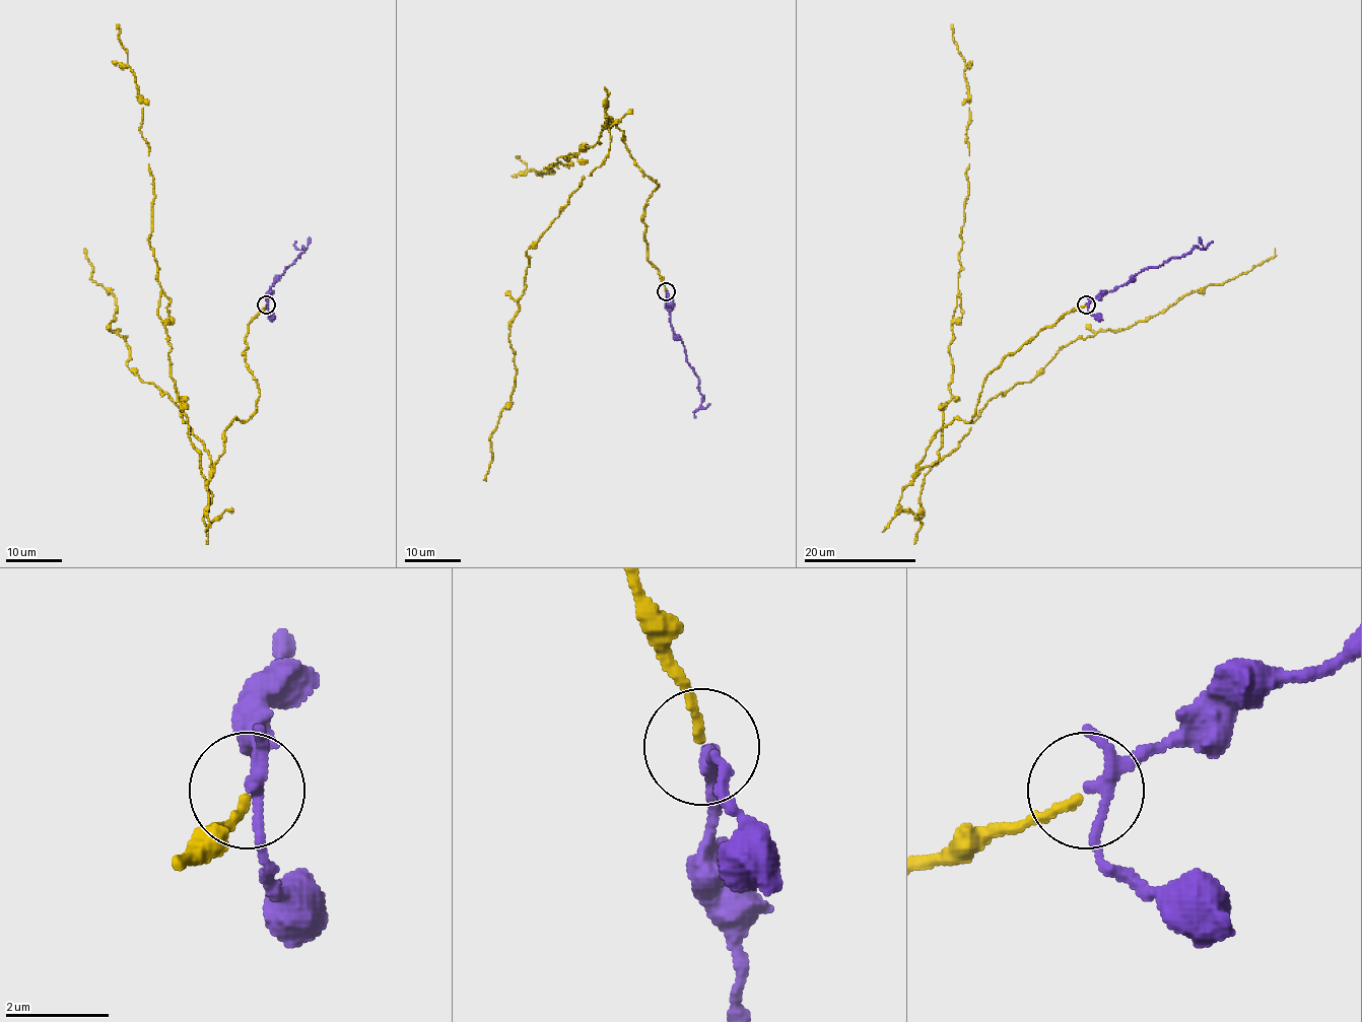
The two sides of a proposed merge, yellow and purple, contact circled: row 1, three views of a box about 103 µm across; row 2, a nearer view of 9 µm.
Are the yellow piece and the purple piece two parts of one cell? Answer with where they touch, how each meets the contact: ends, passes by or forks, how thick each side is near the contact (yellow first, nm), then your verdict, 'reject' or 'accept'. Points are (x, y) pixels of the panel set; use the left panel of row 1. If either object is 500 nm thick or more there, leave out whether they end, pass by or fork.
(266, 304) | yellow ends | purple forks | 160/190 nm | accept

